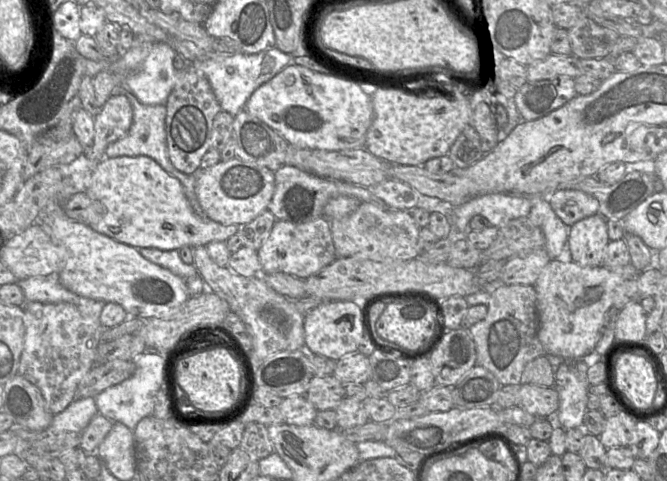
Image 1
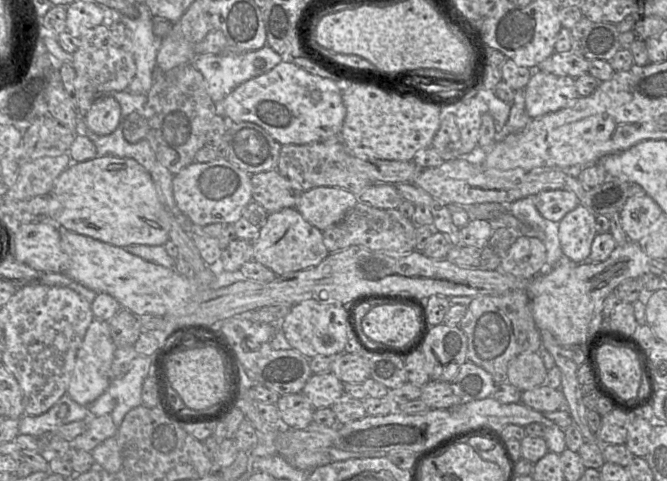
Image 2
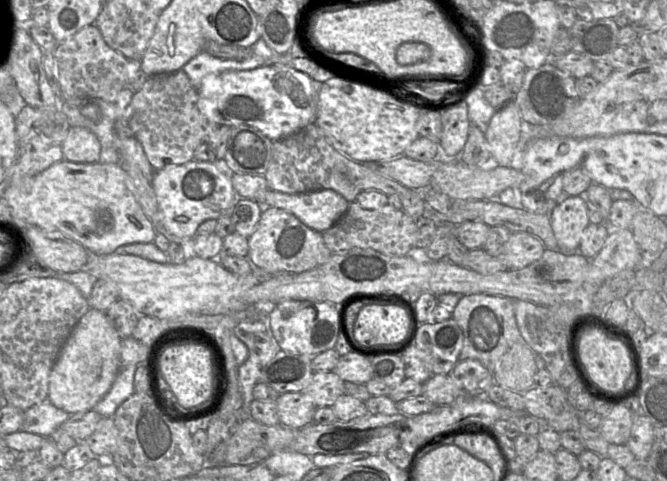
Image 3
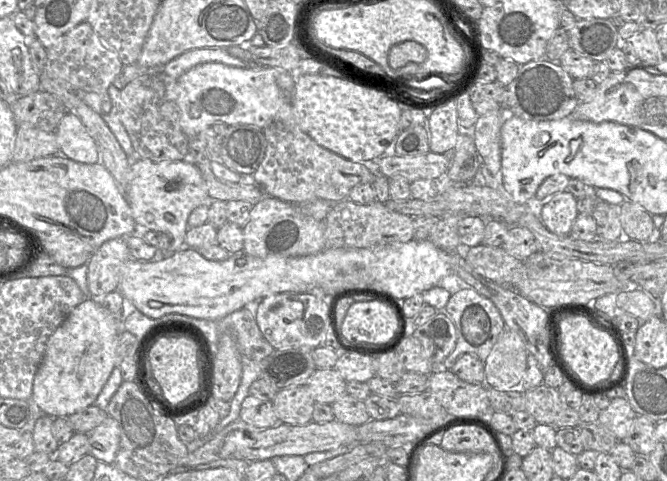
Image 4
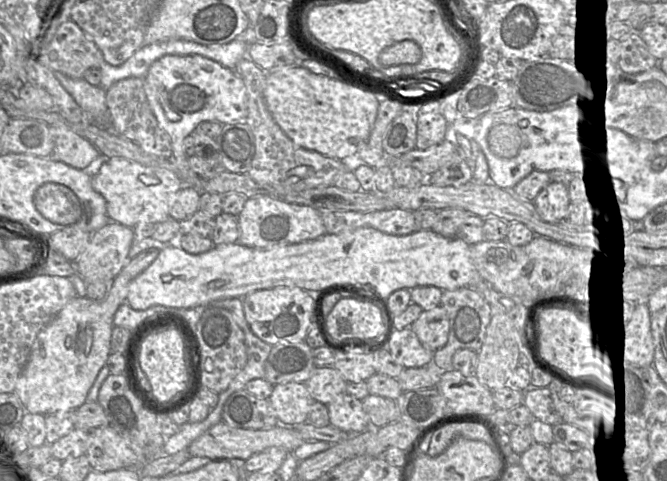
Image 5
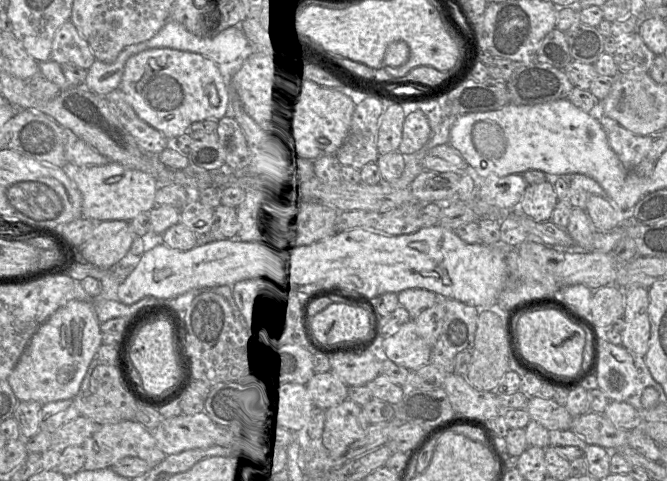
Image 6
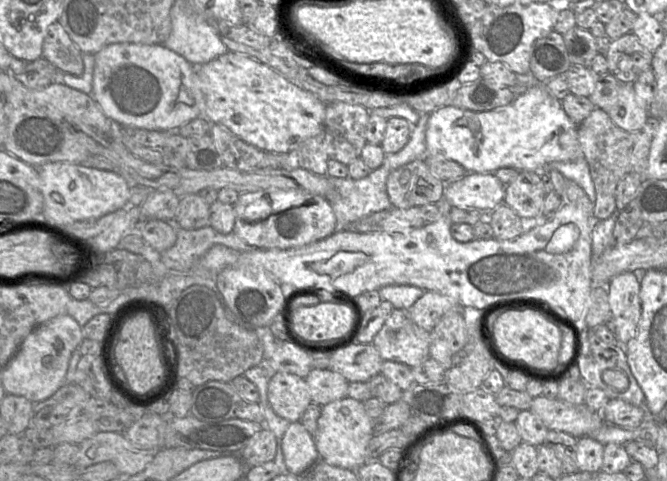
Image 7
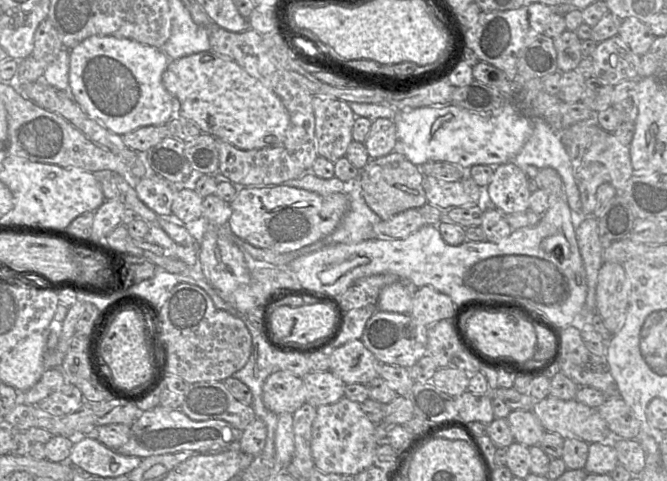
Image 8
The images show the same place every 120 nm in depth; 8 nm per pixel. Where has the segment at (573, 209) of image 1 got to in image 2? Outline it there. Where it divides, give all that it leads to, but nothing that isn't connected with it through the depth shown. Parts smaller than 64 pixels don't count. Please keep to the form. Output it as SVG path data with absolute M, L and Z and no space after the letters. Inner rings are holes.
M555 189L539 192L534 196L534 203L545 219L559 223L580 204L580 200L572 191Z

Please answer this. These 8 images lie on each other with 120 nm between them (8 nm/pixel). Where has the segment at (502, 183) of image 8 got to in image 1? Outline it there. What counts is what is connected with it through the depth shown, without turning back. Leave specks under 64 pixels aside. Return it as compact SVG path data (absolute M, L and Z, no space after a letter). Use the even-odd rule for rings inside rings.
M597 213L570 226L567 246L574 262L581 266L603 266L610 241L606 221Z

